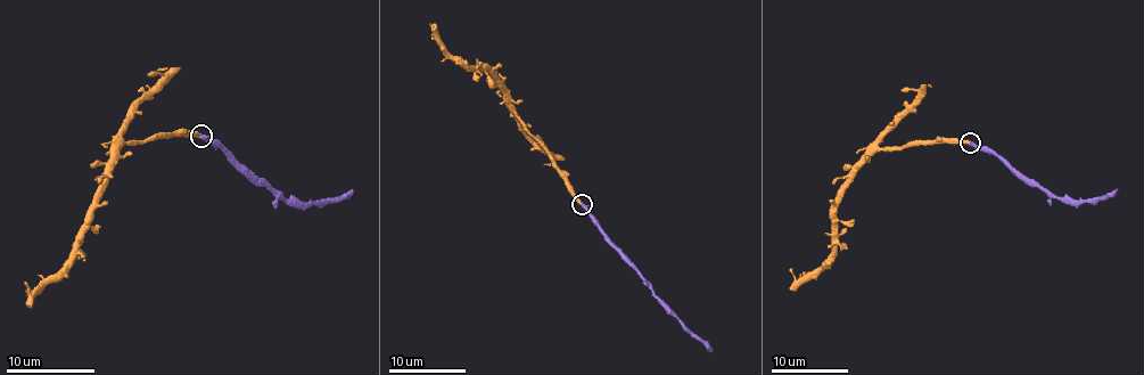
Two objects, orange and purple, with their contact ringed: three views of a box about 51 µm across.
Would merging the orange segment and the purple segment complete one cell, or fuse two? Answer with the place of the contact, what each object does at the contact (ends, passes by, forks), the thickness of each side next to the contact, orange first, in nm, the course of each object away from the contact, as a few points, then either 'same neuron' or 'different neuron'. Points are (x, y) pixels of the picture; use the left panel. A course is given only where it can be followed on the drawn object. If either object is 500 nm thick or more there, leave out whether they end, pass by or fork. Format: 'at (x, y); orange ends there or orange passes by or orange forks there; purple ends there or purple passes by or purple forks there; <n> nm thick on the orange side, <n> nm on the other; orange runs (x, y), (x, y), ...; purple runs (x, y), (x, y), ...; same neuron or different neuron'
at (202, 136); orange ends there; purple ends there; 360 nm thick on the orange side, 400 nm on the other; orange runs (202, 136), (166, 136), (124, 144), (91, 211), (82, 244), (33, 293), (24, 282); purple runs (202, 136), (241, 171), (286, 200), (337, 202), (353, 188); same neuron

